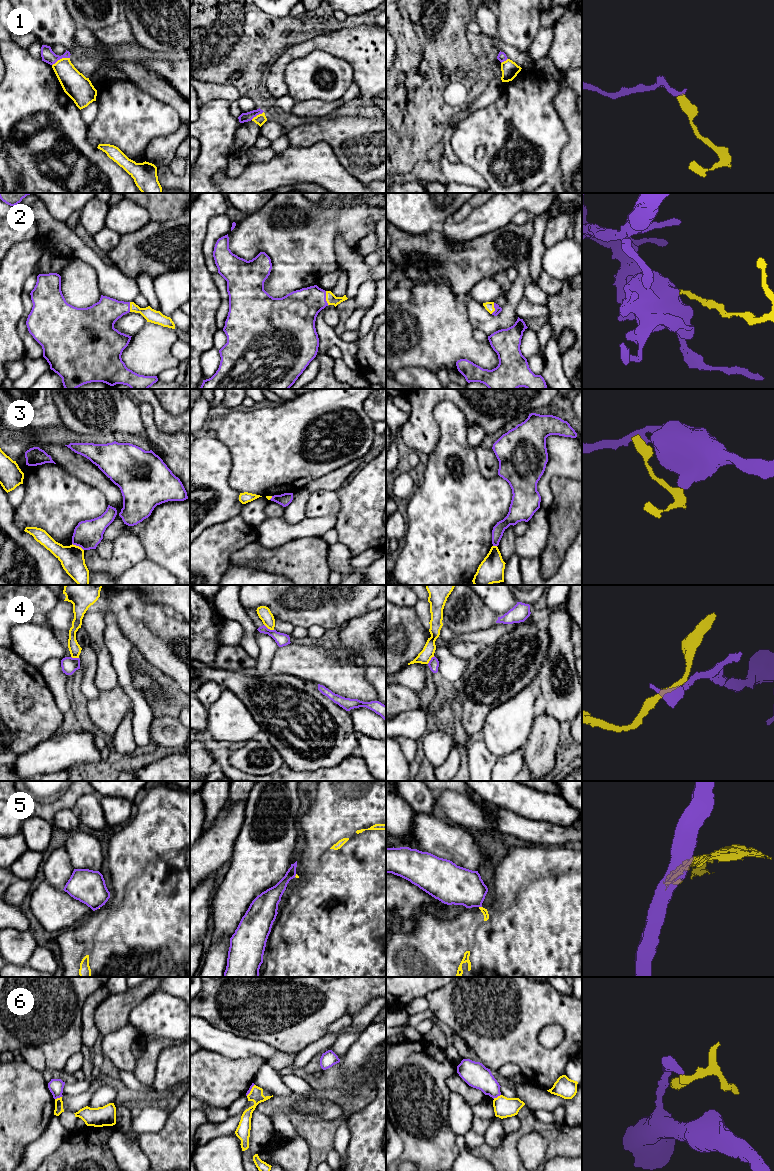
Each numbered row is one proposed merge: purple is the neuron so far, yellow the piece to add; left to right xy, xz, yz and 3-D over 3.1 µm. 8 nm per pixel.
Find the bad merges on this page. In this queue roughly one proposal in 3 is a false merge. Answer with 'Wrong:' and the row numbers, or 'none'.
Wrong: 1, 3, 4, 5, 6

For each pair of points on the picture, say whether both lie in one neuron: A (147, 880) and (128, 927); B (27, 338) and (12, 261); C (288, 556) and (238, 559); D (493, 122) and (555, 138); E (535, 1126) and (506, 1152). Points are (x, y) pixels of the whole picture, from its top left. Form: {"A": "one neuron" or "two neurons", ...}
{"A": "one neuron", "B": "two neurons", "C": "one neuron", "D": "one neuron", "E": "one neuron"}

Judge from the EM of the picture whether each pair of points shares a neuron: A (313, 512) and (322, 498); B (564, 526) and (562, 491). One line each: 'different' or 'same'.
A: same
B: same

